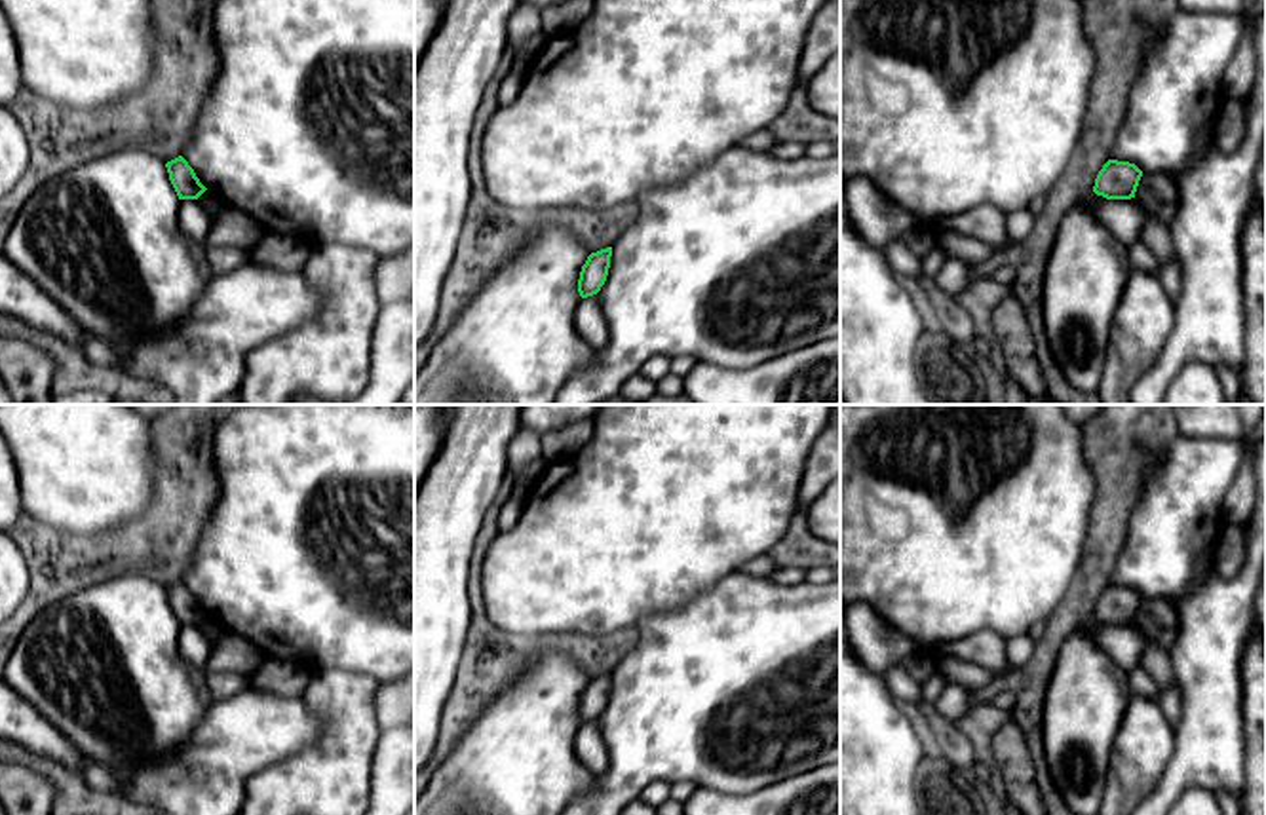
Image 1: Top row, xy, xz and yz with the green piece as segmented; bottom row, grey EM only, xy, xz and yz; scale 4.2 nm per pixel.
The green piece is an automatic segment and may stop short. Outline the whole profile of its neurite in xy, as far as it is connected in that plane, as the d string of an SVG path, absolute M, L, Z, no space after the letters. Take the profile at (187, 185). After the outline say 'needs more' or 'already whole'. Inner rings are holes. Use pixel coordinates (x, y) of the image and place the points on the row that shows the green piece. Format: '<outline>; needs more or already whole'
M182 156L167 161L165 167L179 199L198 199L207 190Z; already whole

